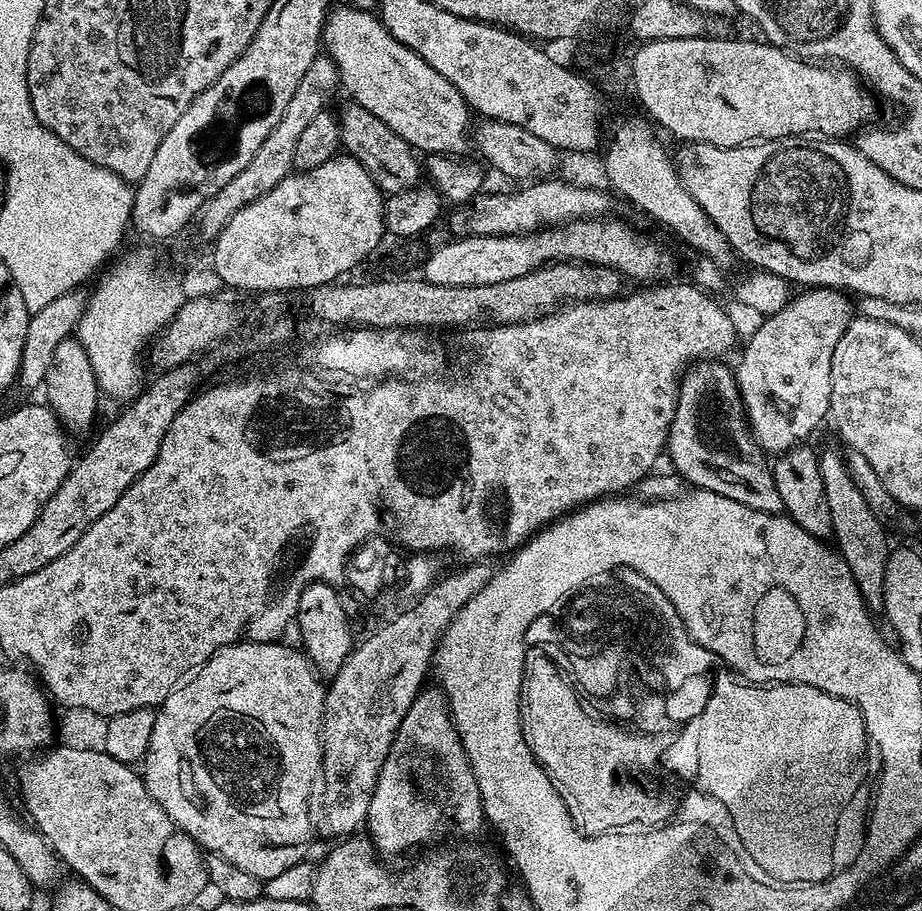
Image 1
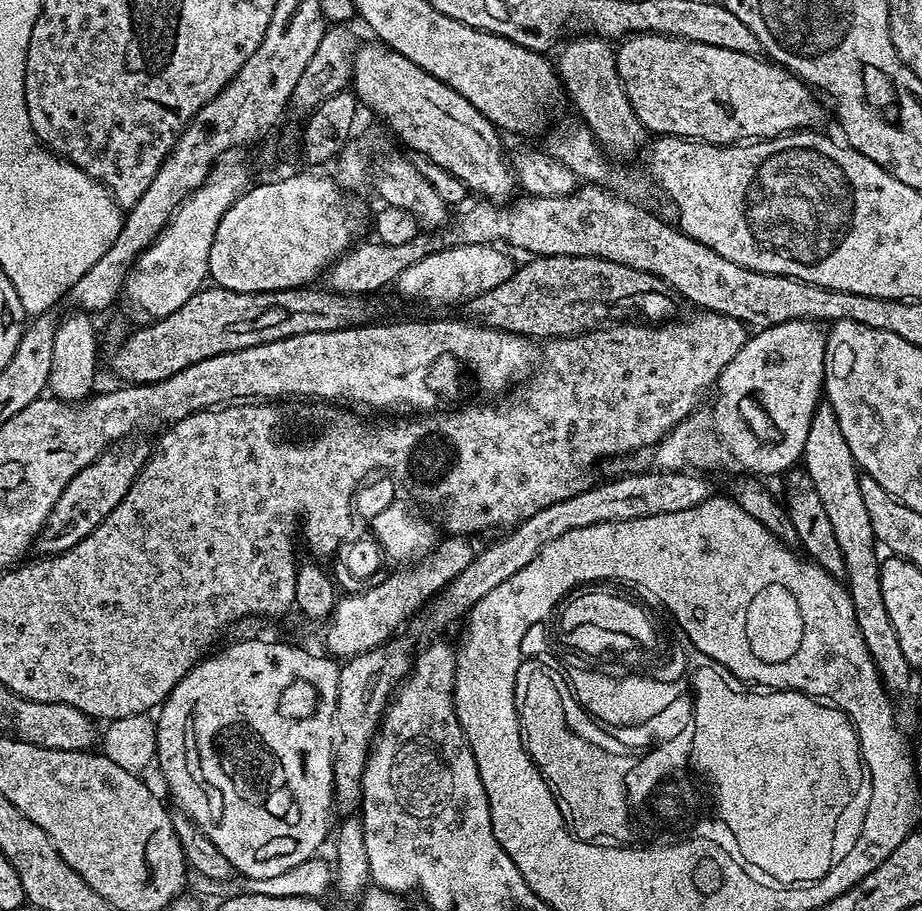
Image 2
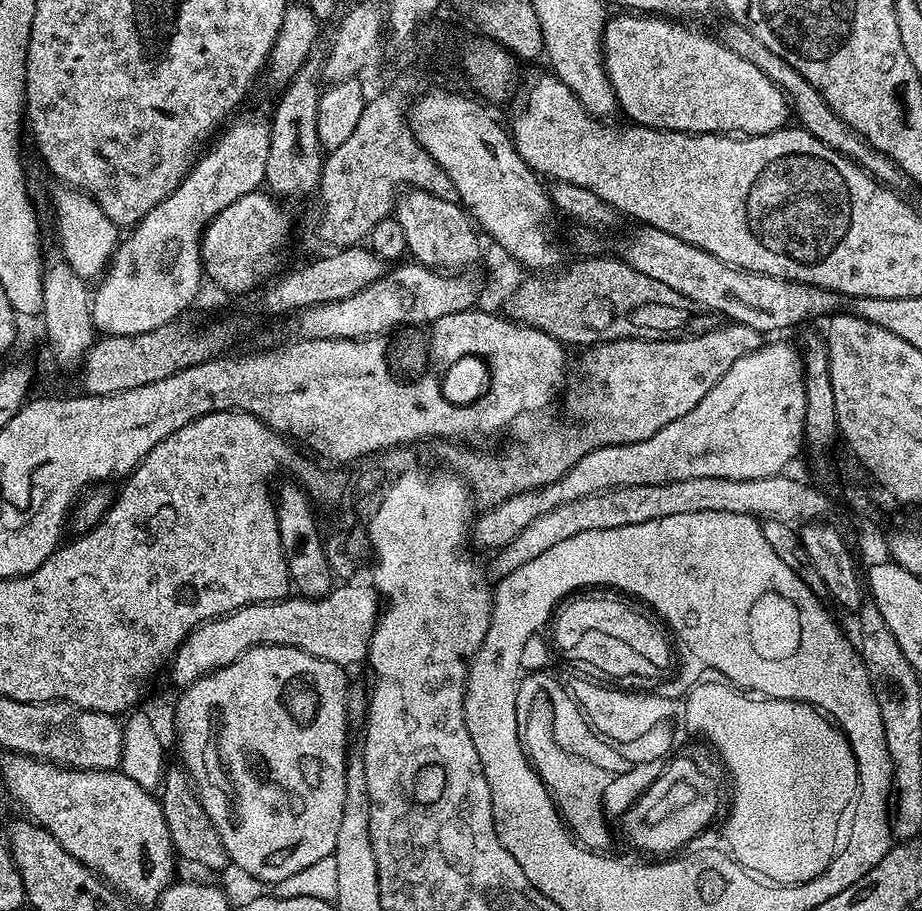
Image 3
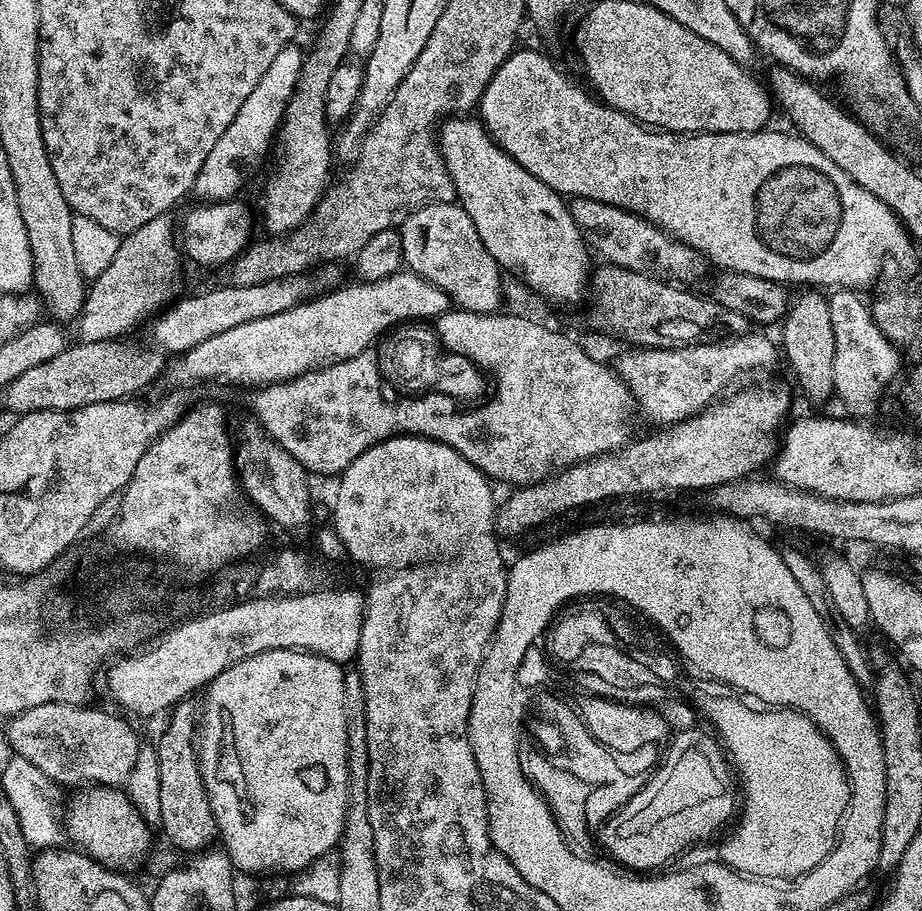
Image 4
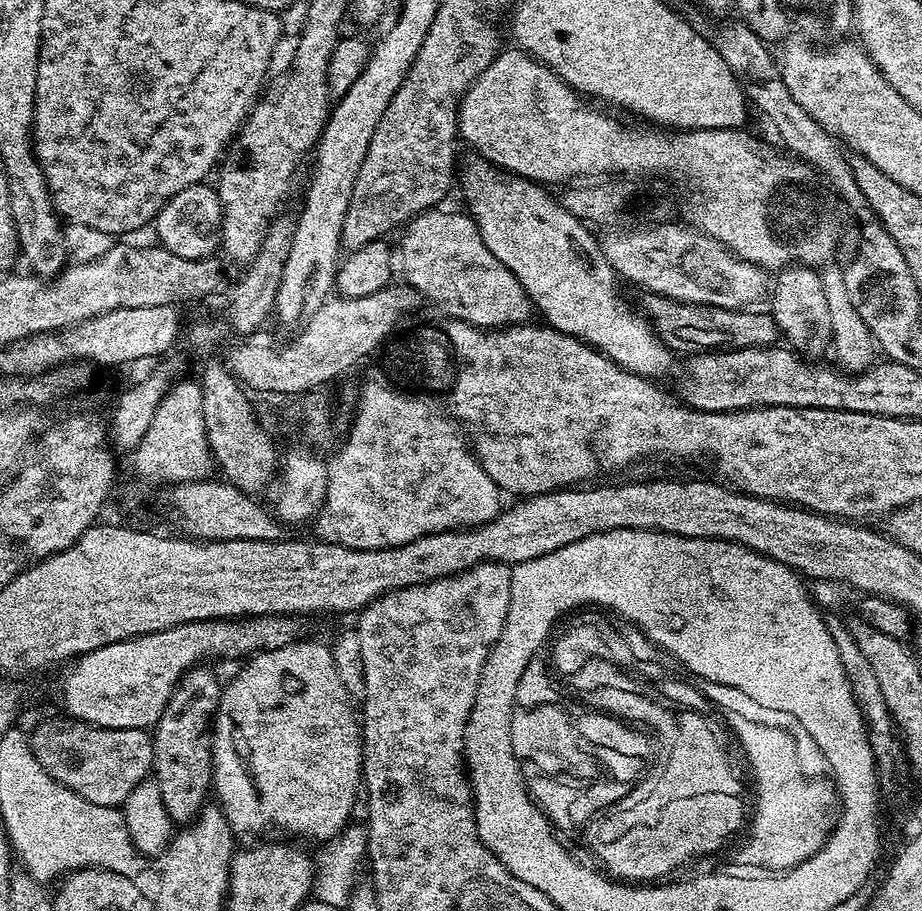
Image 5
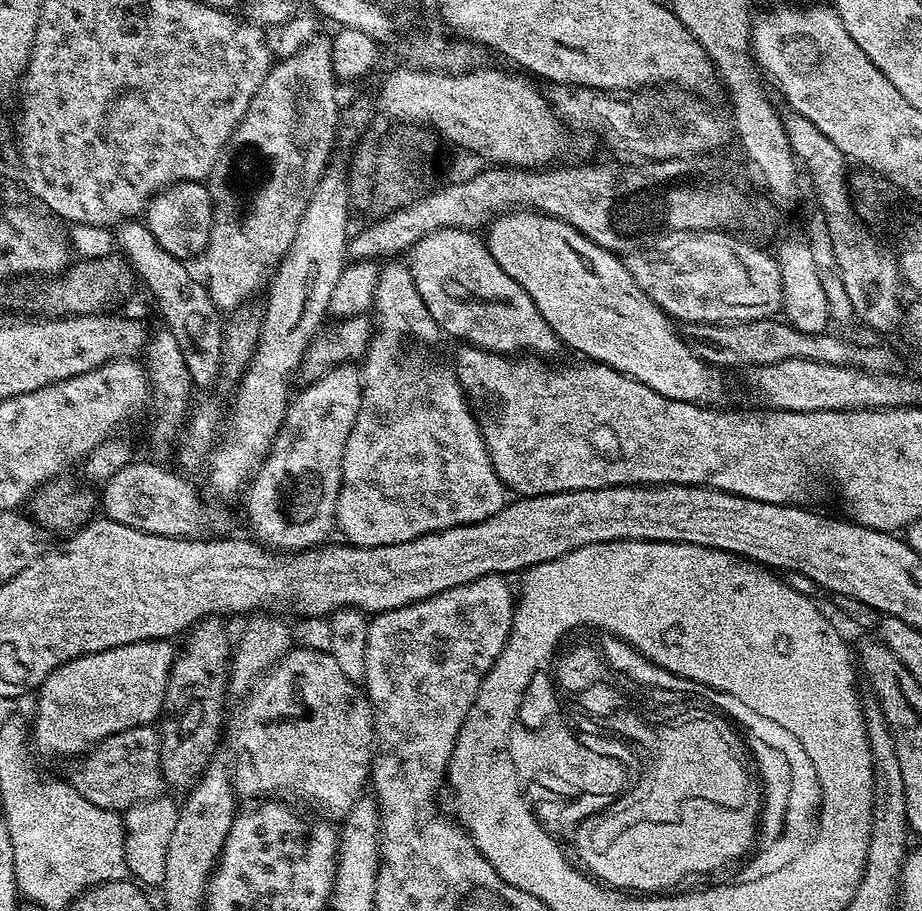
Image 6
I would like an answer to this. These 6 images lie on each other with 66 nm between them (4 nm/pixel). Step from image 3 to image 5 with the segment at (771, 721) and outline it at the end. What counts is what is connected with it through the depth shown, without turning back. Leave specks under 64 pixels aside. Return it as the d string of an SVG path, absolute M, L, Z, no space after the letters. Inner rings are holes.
M733 717L730 722L744 736L744 744L748 744L748 753L752 755L752 764L756 764L756 773L760 775L760 816L756 816L756 832L752 832L752 840L748 848L740 852L740 860L748 860L751 868L784 868L784 864L796 864L796 860L804 862L822 847L828 835L824 828L833 828L834 822L828 816L828 807L832 805L832 792L819 782L808 784L800 780L800 772L796 772L796 760L792 760L792 744L781 732L757 726L741 717Z

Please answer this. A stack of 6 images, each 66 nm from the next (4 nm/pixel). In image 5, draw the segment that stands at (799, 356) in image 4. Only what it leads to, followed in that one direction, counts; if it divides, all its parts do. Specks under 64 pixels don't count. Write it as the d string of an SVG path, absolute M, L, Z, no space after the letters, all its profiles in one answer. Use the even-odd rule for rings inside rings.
M792 265L781 269L775 277L770 301L770 314L775 318L785 341L799 354L810 360L818 360L832 341L832 323L821 273L804 265Z

